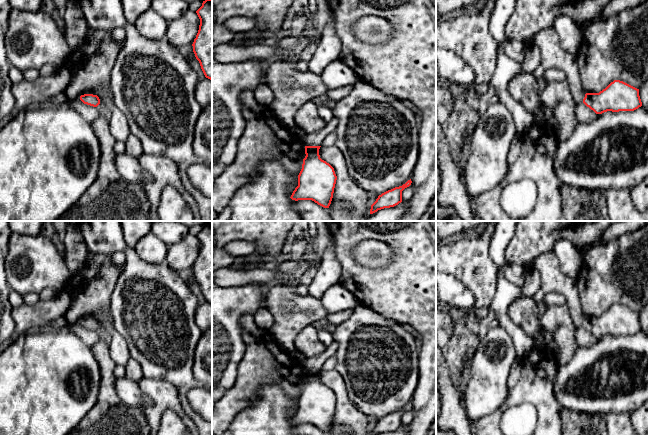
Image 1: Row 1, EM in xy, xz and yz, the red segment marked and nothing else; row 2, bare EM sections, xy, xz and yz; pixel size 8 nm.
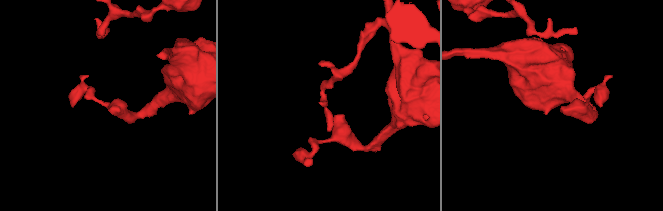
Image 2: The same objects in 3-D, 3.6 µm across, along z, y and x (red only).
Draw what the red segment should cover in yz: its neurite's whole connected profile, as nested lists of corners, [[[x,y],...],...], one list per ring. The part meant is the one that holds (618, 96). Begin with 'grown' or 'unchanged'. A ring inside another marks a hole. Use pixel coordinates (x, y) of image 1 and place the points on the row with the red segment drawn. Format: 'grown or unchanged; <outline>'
unchanged; [[[614,80],[599,93],[586,93],[583,103],[596,114],[634,111],[642,106],[639,89],[620,80]]]

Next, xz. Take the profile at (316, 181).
unchanged; [[[305,146],[305,158],[298,175],[298,186],[291,199],[312,200],[318,205],[329,208],[337,180],[334,168],[319,155],[321,146]]]

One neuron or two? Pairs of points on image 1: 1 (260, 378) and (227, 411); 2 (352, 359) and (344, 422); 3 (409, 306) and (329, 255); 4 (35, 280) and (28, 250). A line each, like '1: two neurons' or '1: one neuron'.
1: one neuron
2: two neurons
3: two neurons
4: one neuron

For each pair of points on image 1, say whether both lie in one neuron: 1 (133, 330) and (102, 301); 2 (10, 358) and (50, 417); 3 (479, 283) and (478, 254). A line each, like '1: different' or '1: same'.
1: different
2: same
3: same

